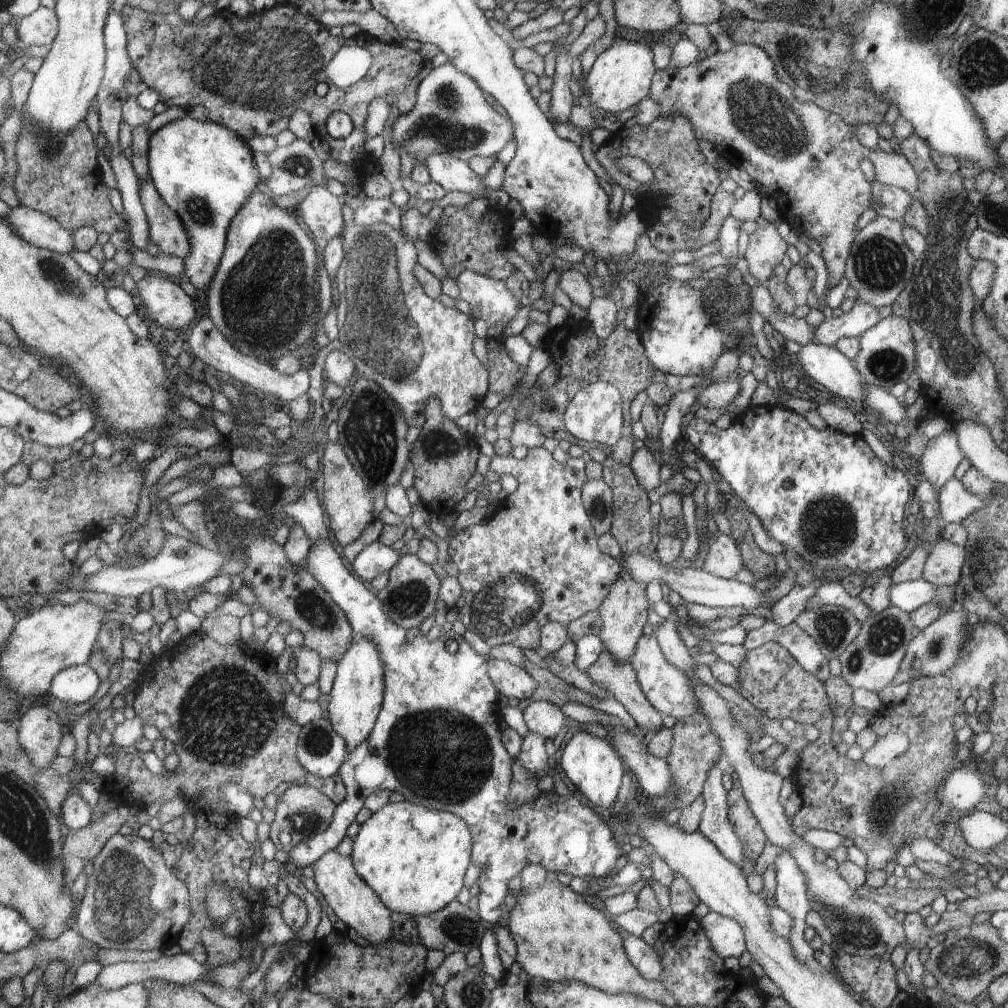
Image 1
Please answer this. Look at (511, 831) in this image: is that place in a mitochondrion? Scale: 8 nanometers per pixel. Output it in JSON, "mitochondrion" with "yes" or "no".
{"mitochondrion":"no"}

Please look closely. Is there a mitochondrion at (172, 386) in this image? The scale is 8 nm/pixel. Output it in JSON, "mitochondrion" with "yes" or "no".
{"mitochondrion":"no"}

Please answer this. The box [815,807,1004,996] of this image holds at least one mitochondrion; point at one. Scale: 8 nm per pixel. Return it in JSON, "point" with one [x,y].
{"point":[968,958]}

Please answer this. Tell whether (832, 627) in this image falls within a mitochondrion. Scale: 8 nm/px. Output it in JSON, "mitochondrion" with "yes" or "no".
{"mitochondrion":"yes"}

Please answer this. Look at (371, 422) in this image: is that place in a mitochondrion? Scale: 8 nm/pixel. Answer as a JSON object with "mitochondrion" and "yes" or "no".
{"mitochondrion":"yes"}

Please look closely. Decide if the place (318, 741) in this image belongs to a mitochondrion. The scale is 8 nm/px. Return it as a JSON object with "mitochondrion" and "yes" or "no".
{"mitochondrion":"yes"}

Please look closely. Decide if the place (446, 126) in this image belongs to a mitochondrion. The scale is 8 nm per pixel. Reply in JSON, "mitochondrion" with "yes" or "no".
{"mitochondrion":"yes"}

